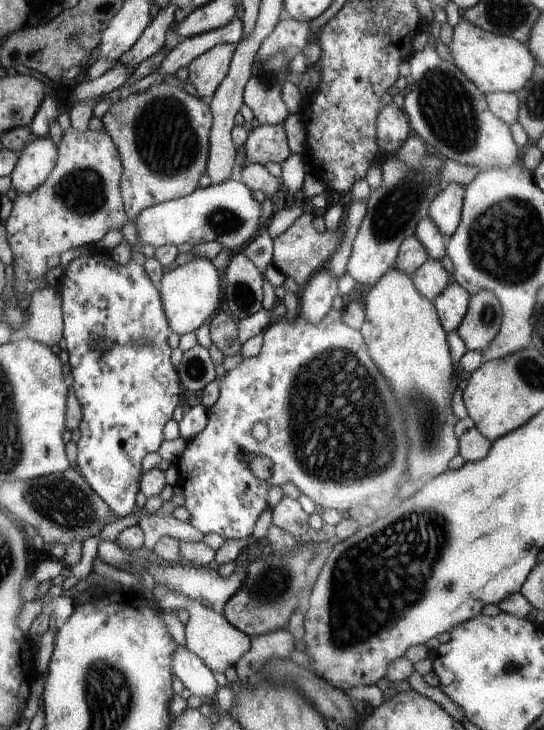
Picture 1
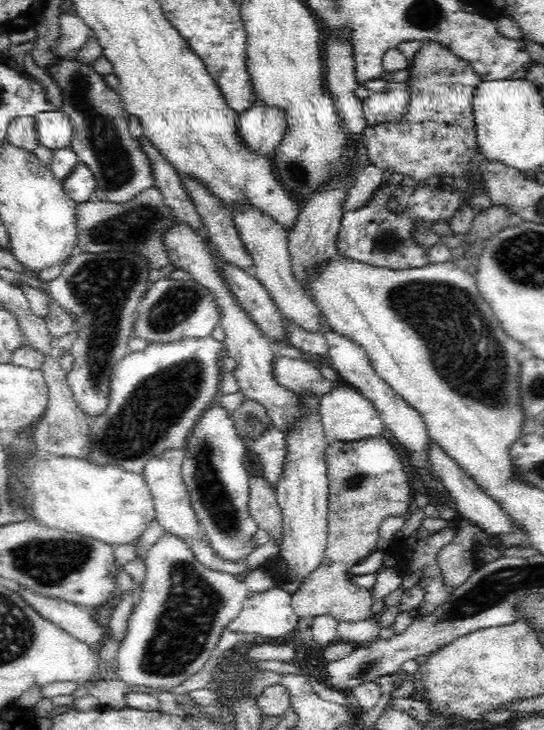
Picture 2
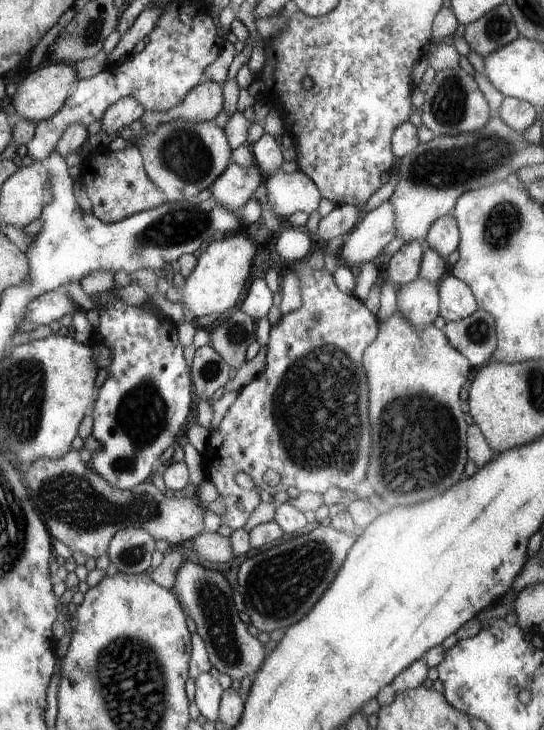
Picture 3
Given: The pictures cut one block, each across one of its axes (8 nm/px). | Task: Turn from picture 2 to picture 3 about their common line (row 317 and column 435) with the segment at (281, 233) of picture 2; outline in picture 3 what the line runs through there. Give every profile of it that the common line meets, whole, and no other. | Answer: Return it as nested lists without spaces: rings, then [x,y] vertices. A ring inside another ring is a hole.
[[[422,277],[397,288],[397,309],[416,330],[430,326],[438,318],[438,288],[438,282],[433,283]]]

